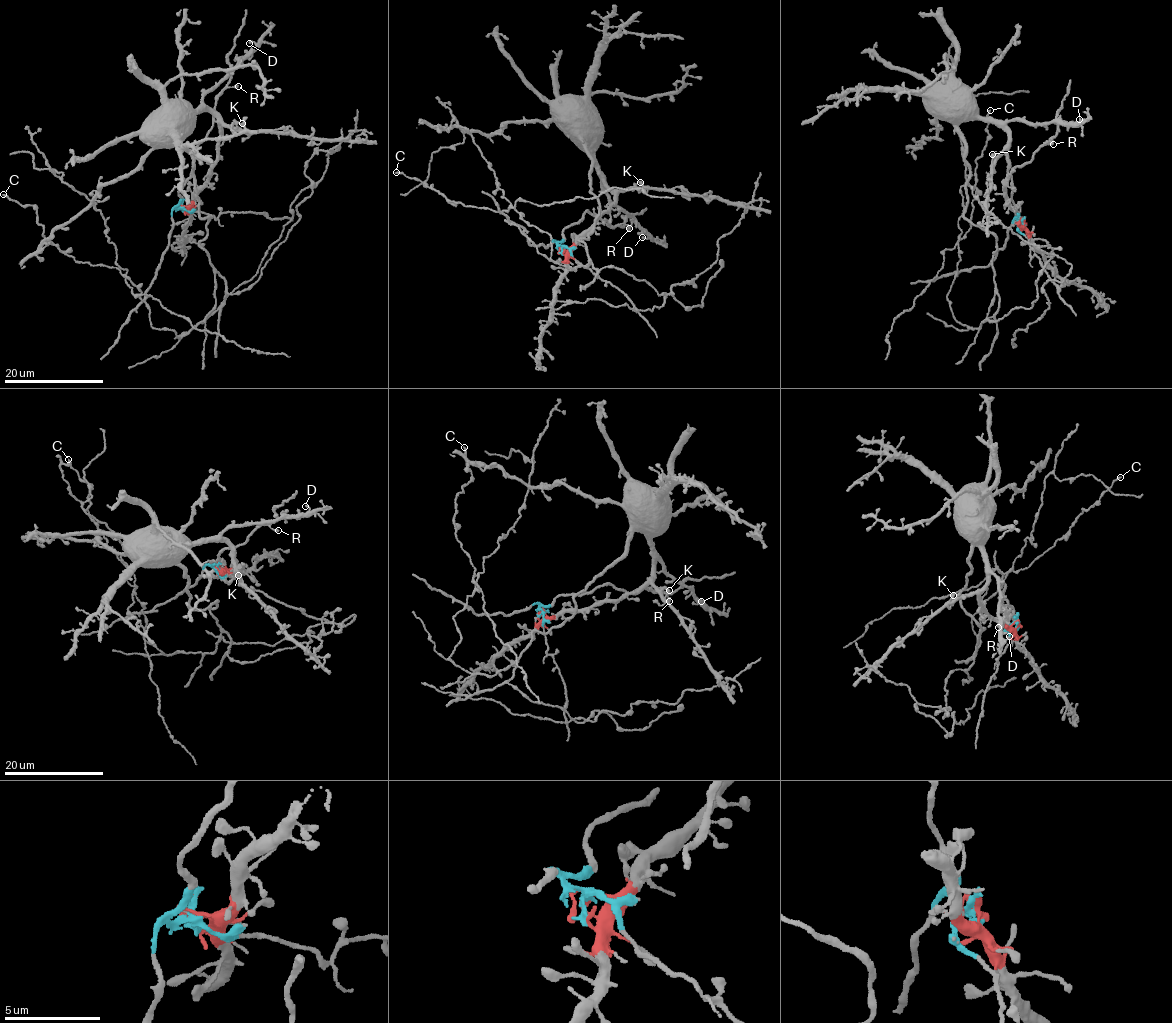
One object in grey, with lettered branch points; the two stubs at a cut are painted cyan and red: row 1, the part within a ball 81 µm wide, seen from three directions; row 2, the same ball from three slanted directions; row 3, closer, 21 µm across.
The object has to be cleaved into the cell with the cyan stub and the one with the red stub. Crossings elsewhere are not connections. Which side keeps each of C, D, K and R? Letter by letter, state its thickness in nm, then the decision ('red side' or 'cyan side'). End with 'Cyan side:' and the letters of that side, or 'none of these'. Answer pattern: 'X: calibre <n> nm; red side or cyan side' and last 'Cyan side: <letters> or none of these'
C: calibre 280 nm; red side
D: calibre 240 nm; red side
K: calibre 460 nm; red side
R: calibre 320 nm; cyan side
Cyan side: R

